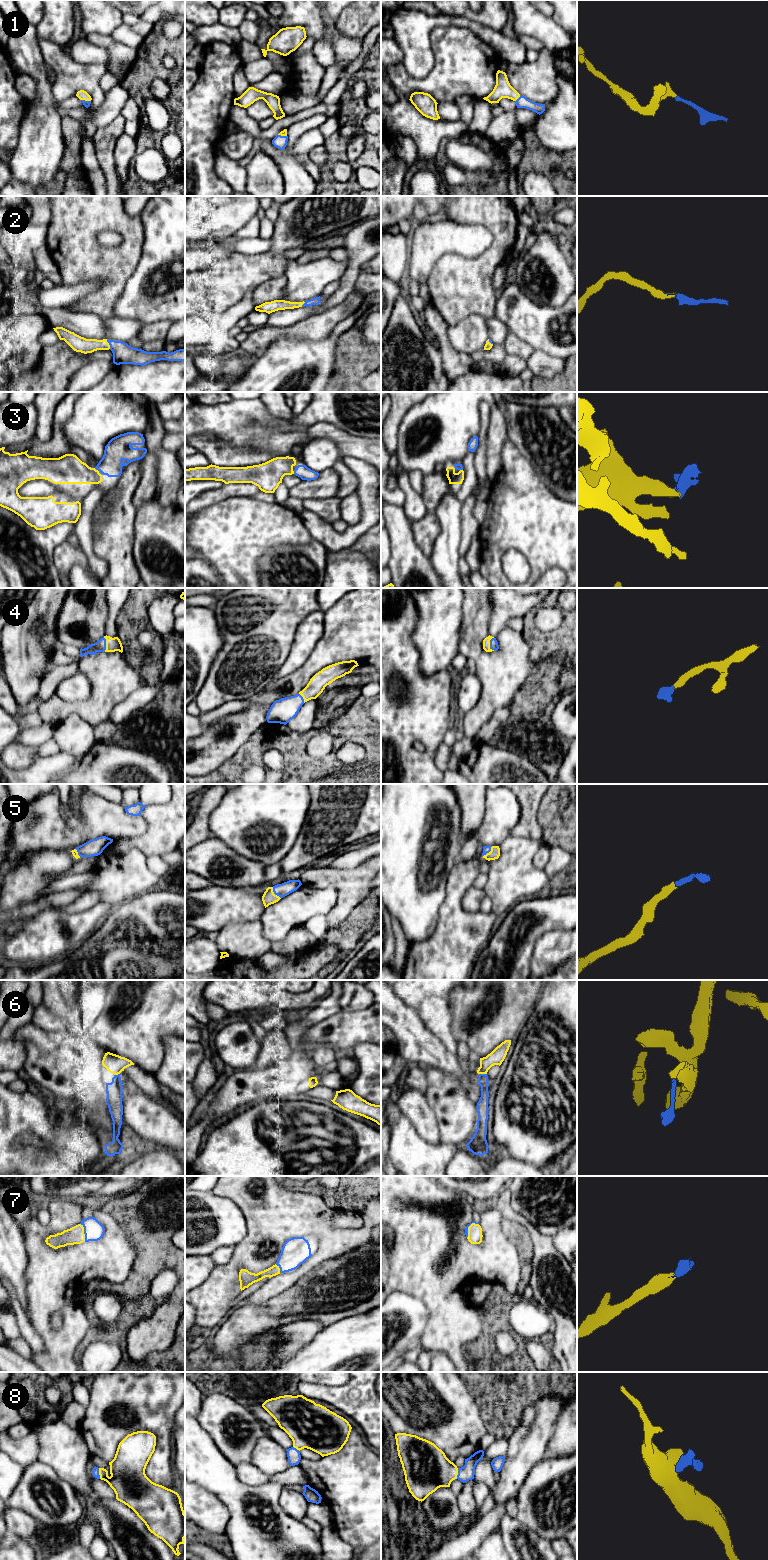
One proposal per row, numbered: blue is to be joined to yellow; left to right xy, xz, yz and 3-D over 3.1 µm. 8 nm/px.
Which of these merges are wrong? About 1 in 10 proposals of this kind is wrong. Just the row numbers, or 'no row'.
no row

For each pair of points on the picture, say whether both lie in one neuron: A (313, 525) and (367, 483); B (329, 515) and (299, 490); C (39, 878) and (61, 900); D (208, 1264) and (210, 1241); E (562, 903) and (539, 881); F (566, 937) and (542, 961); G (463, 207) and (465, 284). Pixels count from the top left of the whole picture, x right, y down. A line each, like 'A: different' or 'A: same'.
A: same
B: different
C: different
D: different
E: different
F: same
G: same

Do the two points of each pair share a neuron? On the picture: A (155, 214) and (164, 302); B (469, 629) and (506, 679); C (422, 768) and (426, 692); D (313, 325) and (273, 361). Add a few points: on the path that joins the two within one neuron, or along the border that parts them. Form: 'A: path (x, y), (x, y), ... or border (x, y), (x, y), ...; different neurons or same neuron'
A: path (155, 239), (155, 266), (147, 274), (142, 289); same neuron
B: path (471, 643), (471, 647), (492, 670); same neuron
C: path (430, 749), (430, 728), (426, 718), (426, 711); same neuron
D: border (320, 338), (317, 340), (279, 338), (274, 342); different neurons

